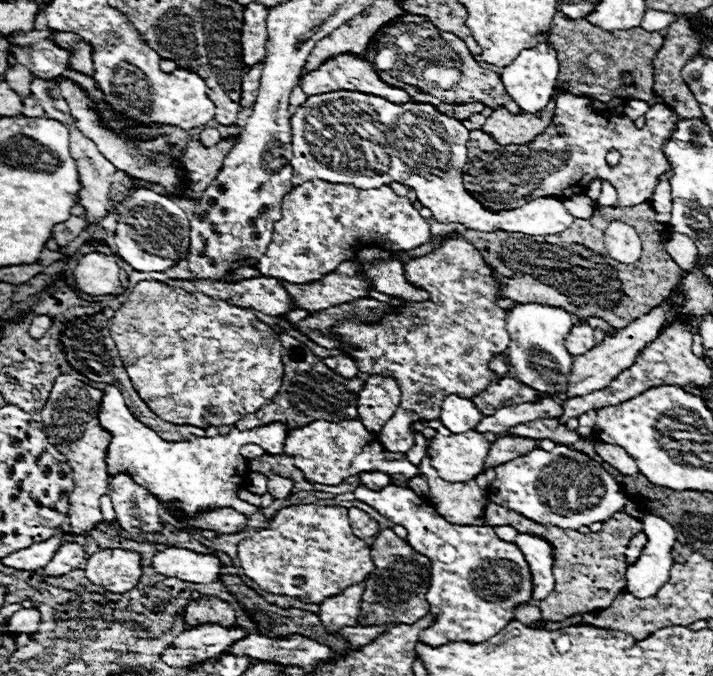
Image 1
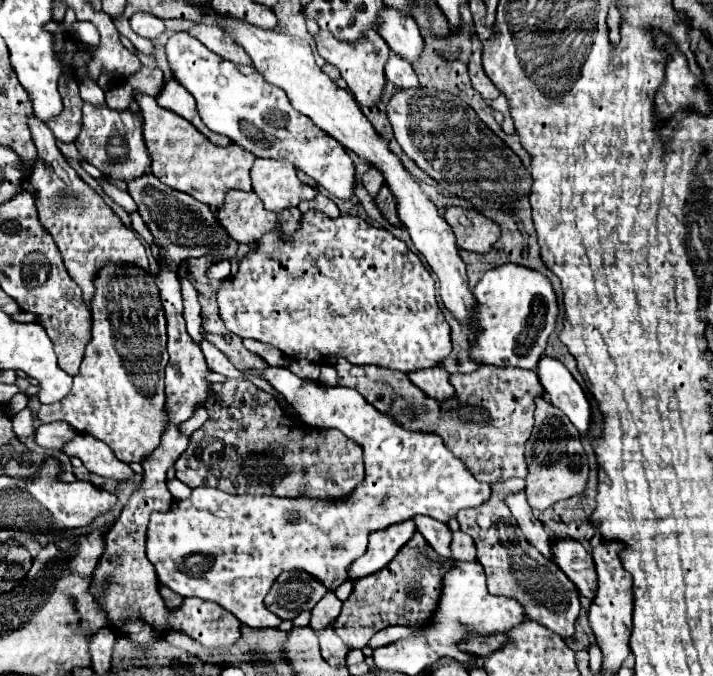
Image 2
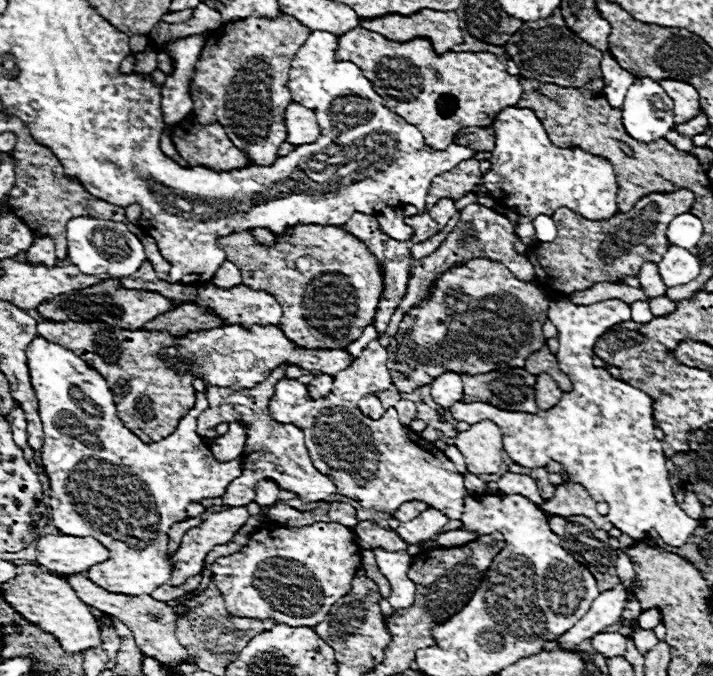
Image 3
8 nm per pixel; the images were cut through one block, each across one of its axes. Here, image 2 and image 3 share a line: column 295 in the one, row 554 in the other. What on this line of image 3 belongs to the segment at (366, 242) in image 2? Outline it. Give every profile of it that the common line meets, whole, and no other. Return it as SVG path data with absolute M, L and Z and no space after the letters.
M316 522L312 526L302 526L302 528L288 528L288 526L276 526L276 528L260 528L248 542L248 546L244 546L244 550L228 556L228 558L218 558L212 564L212 572L214 572L214 584L216 588L222 592L224 600L226 600L226 610L232 616L240 616L240 618L256 618L256 620L264 620L264 618L272 618L276 622L284 622L286 626L316 626L316 622L322 622L324 616L328 614L328 610L332 608L332 604L342 598L344 594L350 592L352 588L352 578L356 576L360 568L360 548L354 542L354 534L350 528L338 524L338 522Z

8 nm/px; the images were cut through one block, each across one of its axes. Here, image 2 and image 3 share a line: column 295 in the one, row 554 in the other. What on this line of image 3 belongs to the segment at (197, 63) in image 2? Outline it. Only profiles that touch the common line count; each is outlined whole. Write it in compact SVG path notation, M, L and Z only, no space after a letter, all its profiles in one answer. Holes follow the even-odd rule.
M34 338L26 348L26 364L30 372L30 384L38 398L40 422L44 430L42 462L52 488L52 522L64 534L92 536L110 552L110 558L88 568L88 578L110 592L126 596L152 594L158 586L170 580L170 564L166 558L166 532L172 524L186 520L184 508L202 498L218 498L224 494L228 482L242 474L242 458L232 462L216 462L210 448L196 434L196 418L208 408L208 400L202 392L196 392L196 406L180 420L178 428L154 444L144 444L132 434L118 418L112 390L82 358L72 350L52 344L44 338ZM128 538L142 540L142 546L124 542Z

